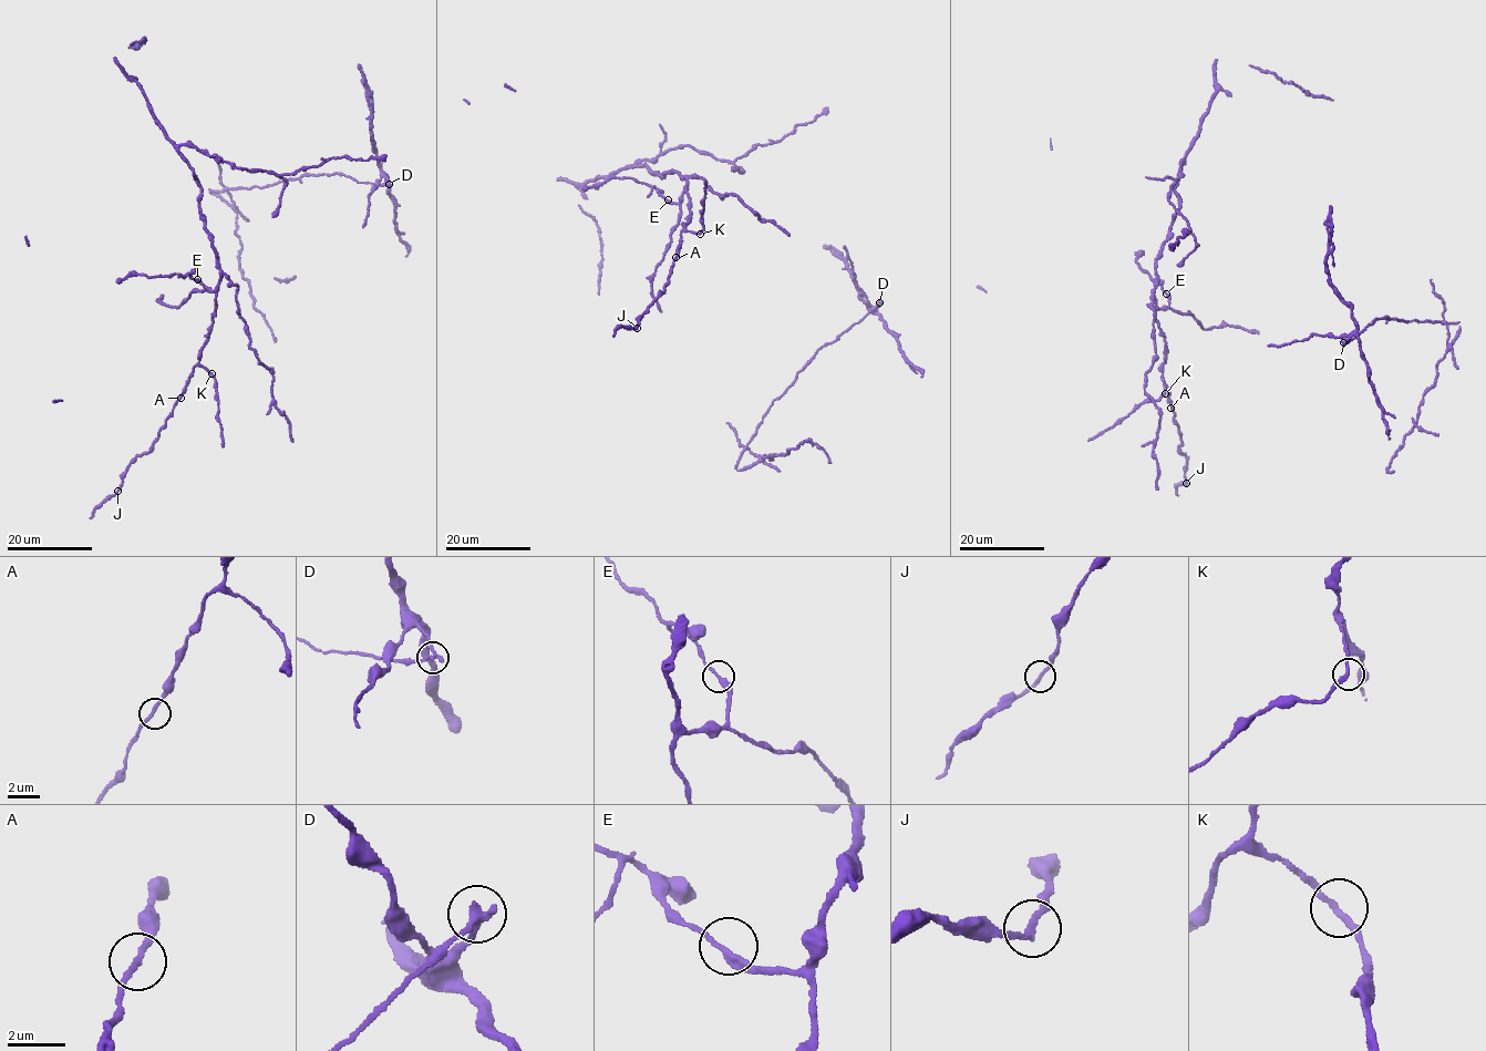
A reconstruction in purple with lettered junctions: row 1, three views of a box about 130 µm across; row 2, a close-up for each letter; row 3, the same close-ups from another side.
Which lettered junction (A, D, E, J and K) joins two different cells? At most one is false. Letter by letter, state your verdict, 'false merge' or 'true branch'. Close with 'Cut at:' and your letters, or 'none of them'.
A: true branch
D: false merge
E: true branch
J: true branch
K: true branch
Cut at: D

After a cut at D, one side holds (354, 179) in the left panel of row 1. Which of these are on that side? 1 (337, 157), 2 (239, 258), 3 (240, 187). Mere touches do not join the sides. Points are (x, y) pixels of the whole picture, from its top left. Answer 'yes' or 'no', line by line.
1: no
2: yes
3: yes

